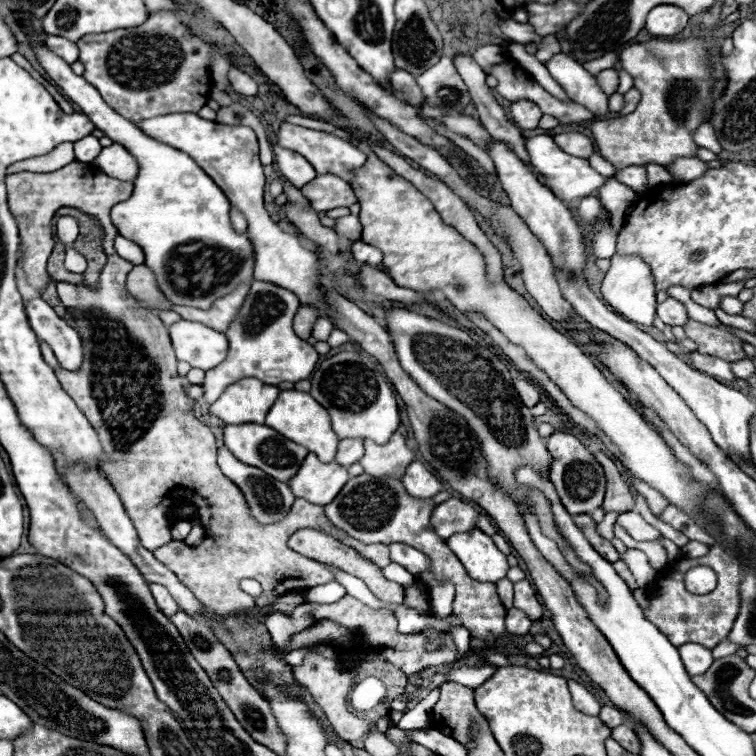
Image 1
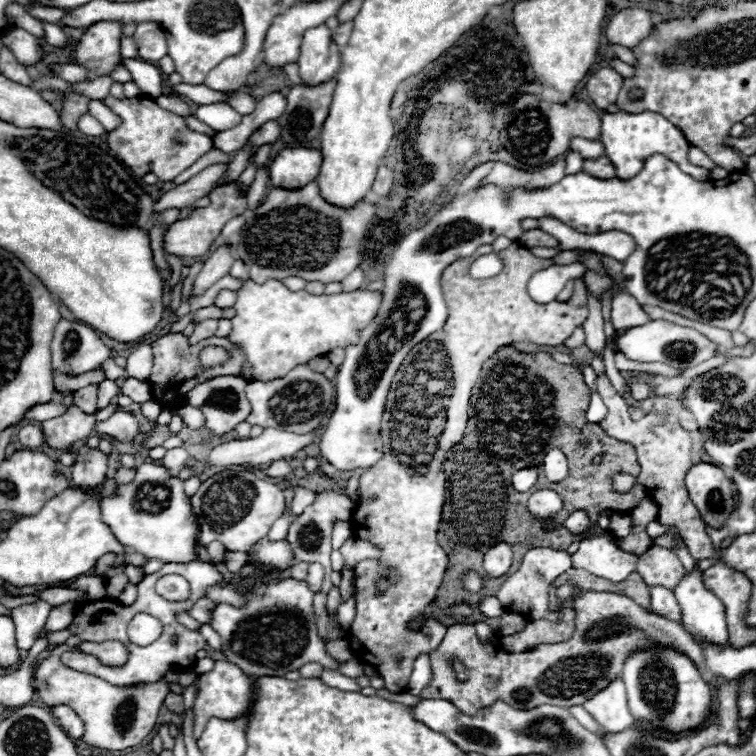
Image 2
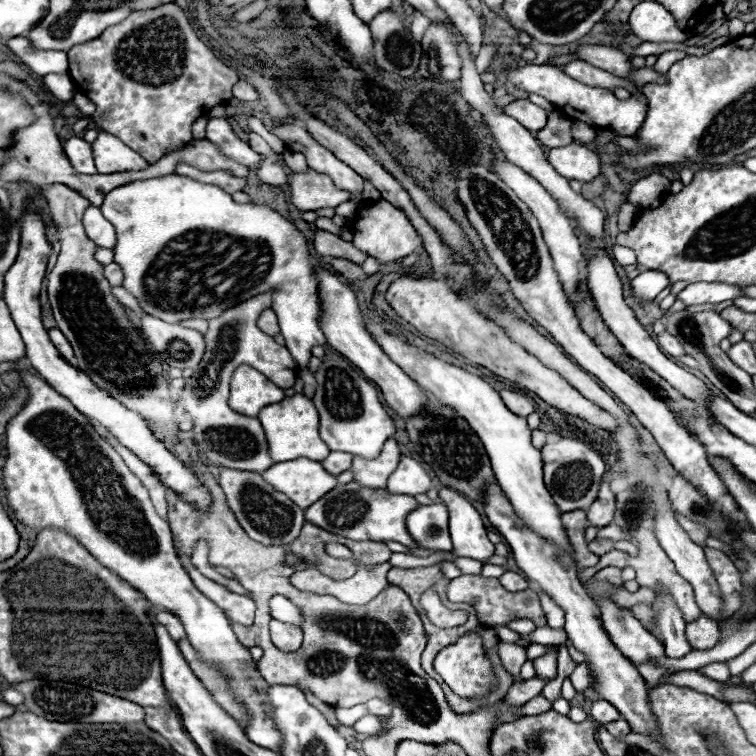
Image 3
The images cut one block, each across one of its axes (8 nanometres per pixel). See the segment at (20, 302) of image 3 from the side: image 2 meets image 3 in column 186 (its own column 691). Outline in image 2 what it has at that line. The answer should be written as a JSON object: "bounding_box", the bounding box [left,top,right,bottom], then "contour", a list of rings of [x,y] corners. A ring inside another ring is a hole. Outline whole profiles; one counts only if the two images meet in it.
{"bounding_box":[686,464,734,528],"contour":[[[694,464],[686,474],[686,490],[700,512],[700,518],[710,528],[722,528],[734,512],[732,482],[714,464]]]}

